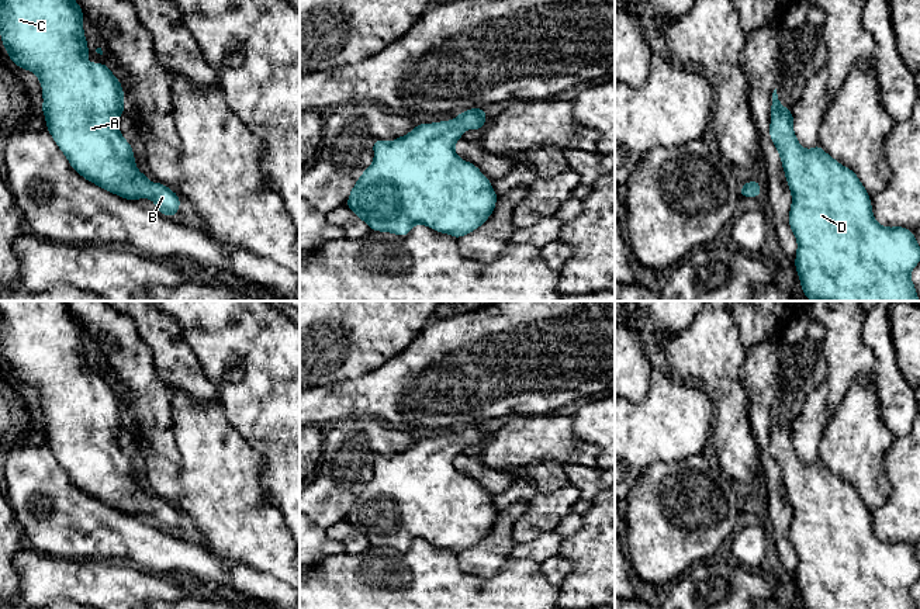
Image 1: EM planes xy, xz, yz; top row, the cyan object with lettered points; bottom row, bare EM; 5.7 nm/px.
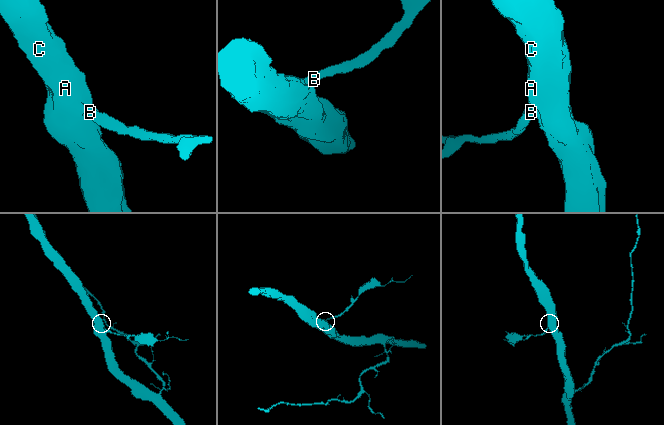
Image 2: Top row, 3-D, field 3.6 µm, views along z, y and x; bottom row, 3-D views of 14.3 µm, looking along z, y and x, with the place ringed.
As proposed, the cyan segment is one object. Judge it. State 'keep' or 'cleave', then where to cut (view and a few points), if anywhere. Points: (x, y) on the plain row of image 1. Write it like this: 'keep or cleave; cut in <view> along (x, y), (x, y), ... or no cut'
keep; no cut

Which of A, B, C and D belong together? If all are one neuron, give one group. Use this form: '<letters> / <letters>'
A B C D

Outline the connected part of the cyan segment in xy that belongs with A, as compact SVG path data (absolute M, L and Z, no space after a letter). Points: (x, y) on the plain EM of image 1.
M0 301L0 349L3 361L14 380L37 390L42 399L42 429L46 444L82 492L125 515L151 513L160 529L179 527L180 512L162 498L151 498L135 481L135 471L117 440L125 425L124 405L106 378L89 378L83 346L83 325L65 301Z

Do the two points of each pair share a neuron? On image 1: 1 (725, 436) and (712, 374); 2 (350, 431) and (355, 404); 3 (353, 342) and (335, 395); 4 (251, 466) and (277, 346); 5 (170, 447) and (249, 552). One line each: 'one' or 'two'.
1: one
2: two
3: two
4: two
5: two

